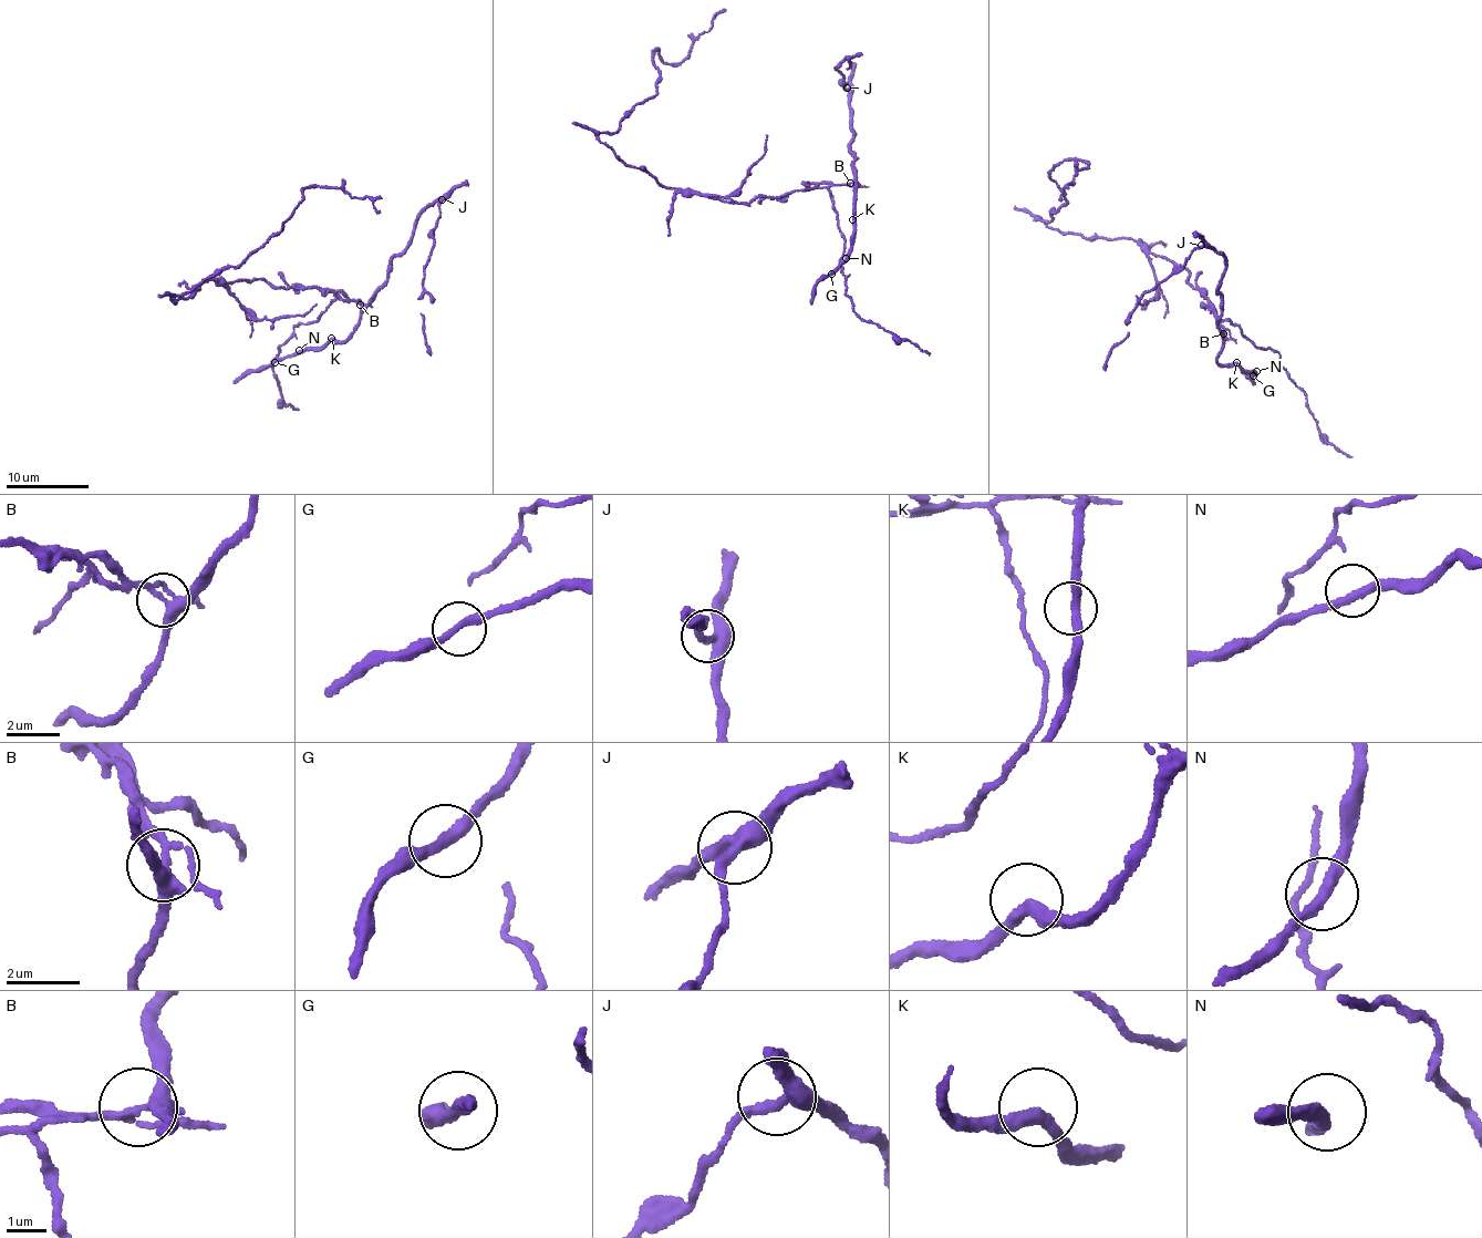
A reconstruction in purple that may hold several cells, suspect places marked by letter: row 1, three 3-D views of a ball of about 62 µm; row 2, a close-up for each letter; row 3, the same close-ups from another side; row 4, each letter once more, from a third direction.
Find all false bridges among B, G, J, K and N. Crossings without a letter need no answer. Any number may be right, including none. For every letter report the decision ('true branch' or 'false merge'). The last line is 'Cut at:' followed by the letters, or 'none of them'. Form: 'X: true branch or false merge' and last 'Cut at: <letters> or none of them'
B: false merge
G: false merge
J: true branch
K: true branch
N: true branch
Cut at: B, G

